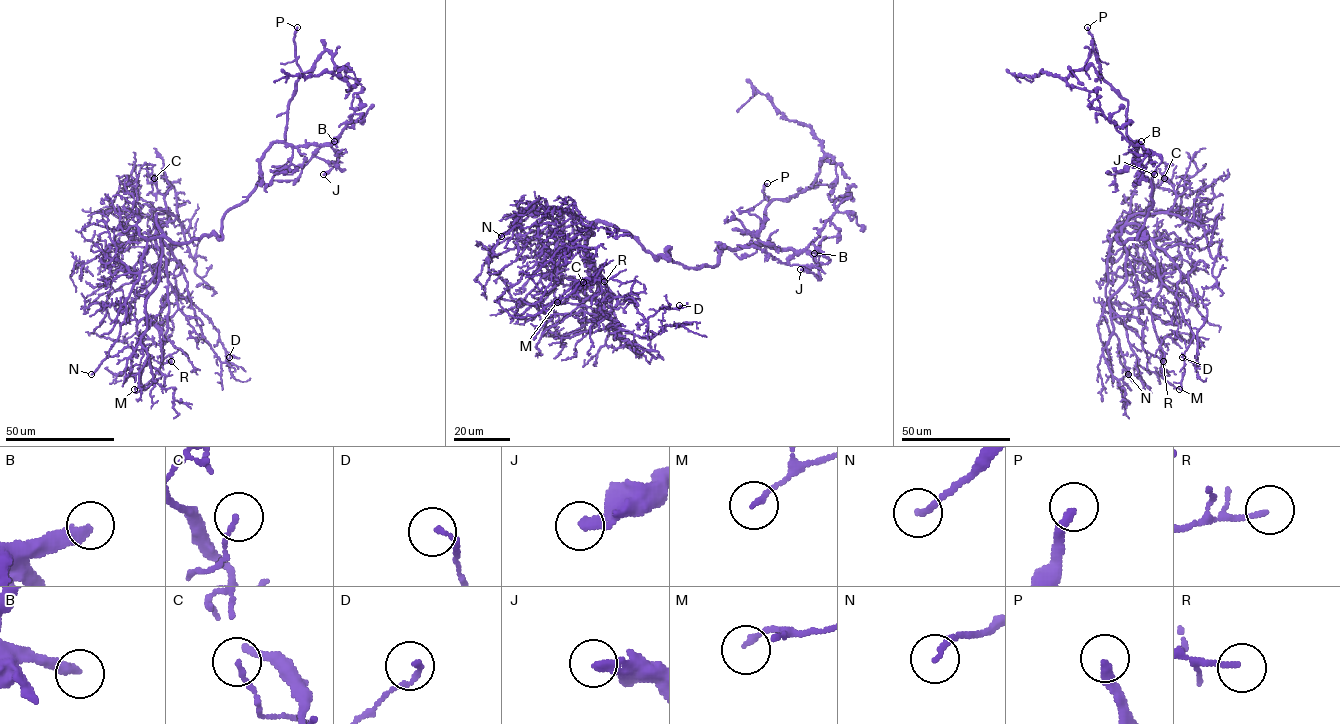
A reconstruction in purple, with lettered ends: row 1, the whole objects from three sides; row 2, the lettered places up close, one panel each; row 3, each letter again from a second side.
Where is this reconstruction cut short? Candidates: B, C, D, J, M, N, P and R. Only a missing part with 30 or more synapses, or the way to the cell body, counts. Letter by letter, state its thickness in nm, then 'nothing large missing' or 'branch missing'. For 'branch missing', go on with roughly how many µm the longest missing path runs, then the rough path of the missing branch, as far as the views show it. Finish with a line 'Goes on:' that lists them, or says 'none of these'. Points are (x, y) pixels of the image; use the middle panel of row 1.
B: calibre 380 nm; branch missing; missing 50 µm; course (814, 253), (826, 260), (835, 260), (850, 248), (860, 247), (875, 234), (879, 229), (870, 188)
C: calibre 130 nm; nothing large missing
D: calibre 140 nm; nothing large missing
J: calibre 280 nm; nothing large missing
M: calibre 160 nm; nothing large missing
N: calibre 200 nm; branch missing; missing 30 µm; course (501, 236), (490, 239), (486, 244), (472, 244)
P: calibre 280 nm; branch missing; missing 110 µm; course (767, 183), (711, 171), (667, 152), (633, 127), (614, 98), (629, 77), (619, 63)
R: calibre 140 nm; branch missing; missing 20 µm; course (604, 281), (619, 282), (628, 275), (635, 275)
Goes on: B, N, P, R

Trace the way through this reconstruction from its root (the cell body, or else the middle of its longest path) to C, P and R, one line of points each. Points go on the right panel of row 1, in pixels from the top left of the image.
C: (1148, 212), (1137, 239), (1143, 237), (1144, 232), (1121, 243), (1129, 217), (1173, 206), (1176, 194), (1164, 178)
P: (1148, 212), (1152, 206), (1151, 183), (1140, 169), (1138, 143), (1127, 134), (1127, 101), (1101, 76), (1087, 27)
R: (1148, 212), (1141, 239), (1117, 240), (1139, 224), (1156, 259), (1163, 361)

